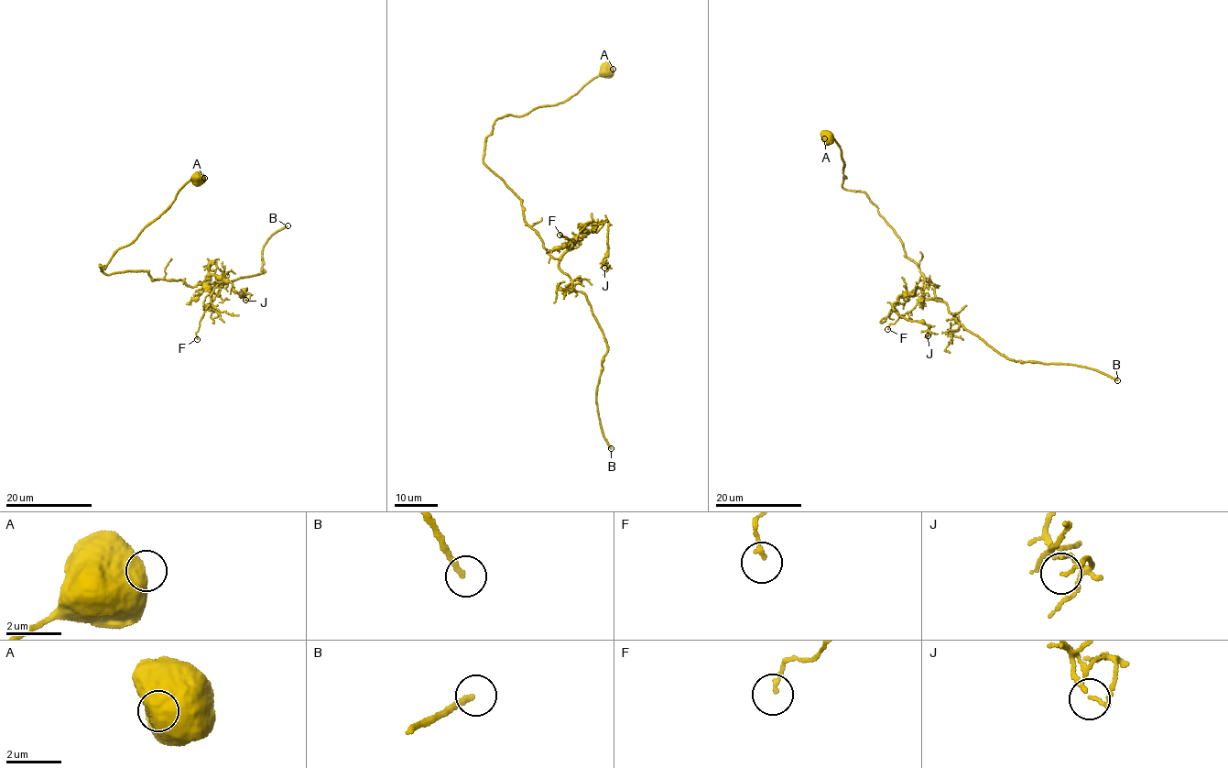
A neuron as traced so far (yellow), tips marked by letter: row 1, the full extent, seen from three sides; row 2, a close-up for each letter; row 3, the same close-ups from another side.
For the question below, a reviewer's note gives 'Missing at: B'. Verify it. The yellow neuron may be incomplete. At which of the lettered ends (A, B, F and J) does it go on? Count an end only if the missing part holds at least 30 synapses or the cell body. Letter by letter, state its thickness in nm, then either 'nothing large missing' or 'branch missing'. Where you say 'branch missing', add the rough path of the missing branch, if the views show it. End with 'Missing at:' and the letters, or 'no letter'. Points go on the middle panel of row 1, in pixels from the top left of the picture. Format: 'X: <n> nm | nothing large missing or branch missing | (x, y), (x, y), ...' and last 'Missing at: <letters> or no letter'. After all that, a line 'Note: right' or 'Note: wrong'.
A: 850 nm | nothing large missing
B: 190 nm | branch missing
F: 130 nm | nothing large missing
J: 100 nm | nothing large missing
Missing at: B
Note: right

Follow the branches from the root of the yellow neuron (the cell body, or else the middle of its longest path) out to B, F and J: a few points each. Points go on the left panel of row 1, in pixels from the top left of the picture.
B: (155, 279), (179, 279), (192, 287), (200, 281), (219, 286), (263, 273), (264, 245), (272, 234), (287, 225)
F: (155, 279), (179, 279), (192, 287), (202, 284), (208, 290), (211, 302), (200, 322), (197, 339)
J: (155, 279), (202, 287), (209, 276), (218, 275), (232, 282), (240, 297), (244, 290), (249, 293), (245, 300)

